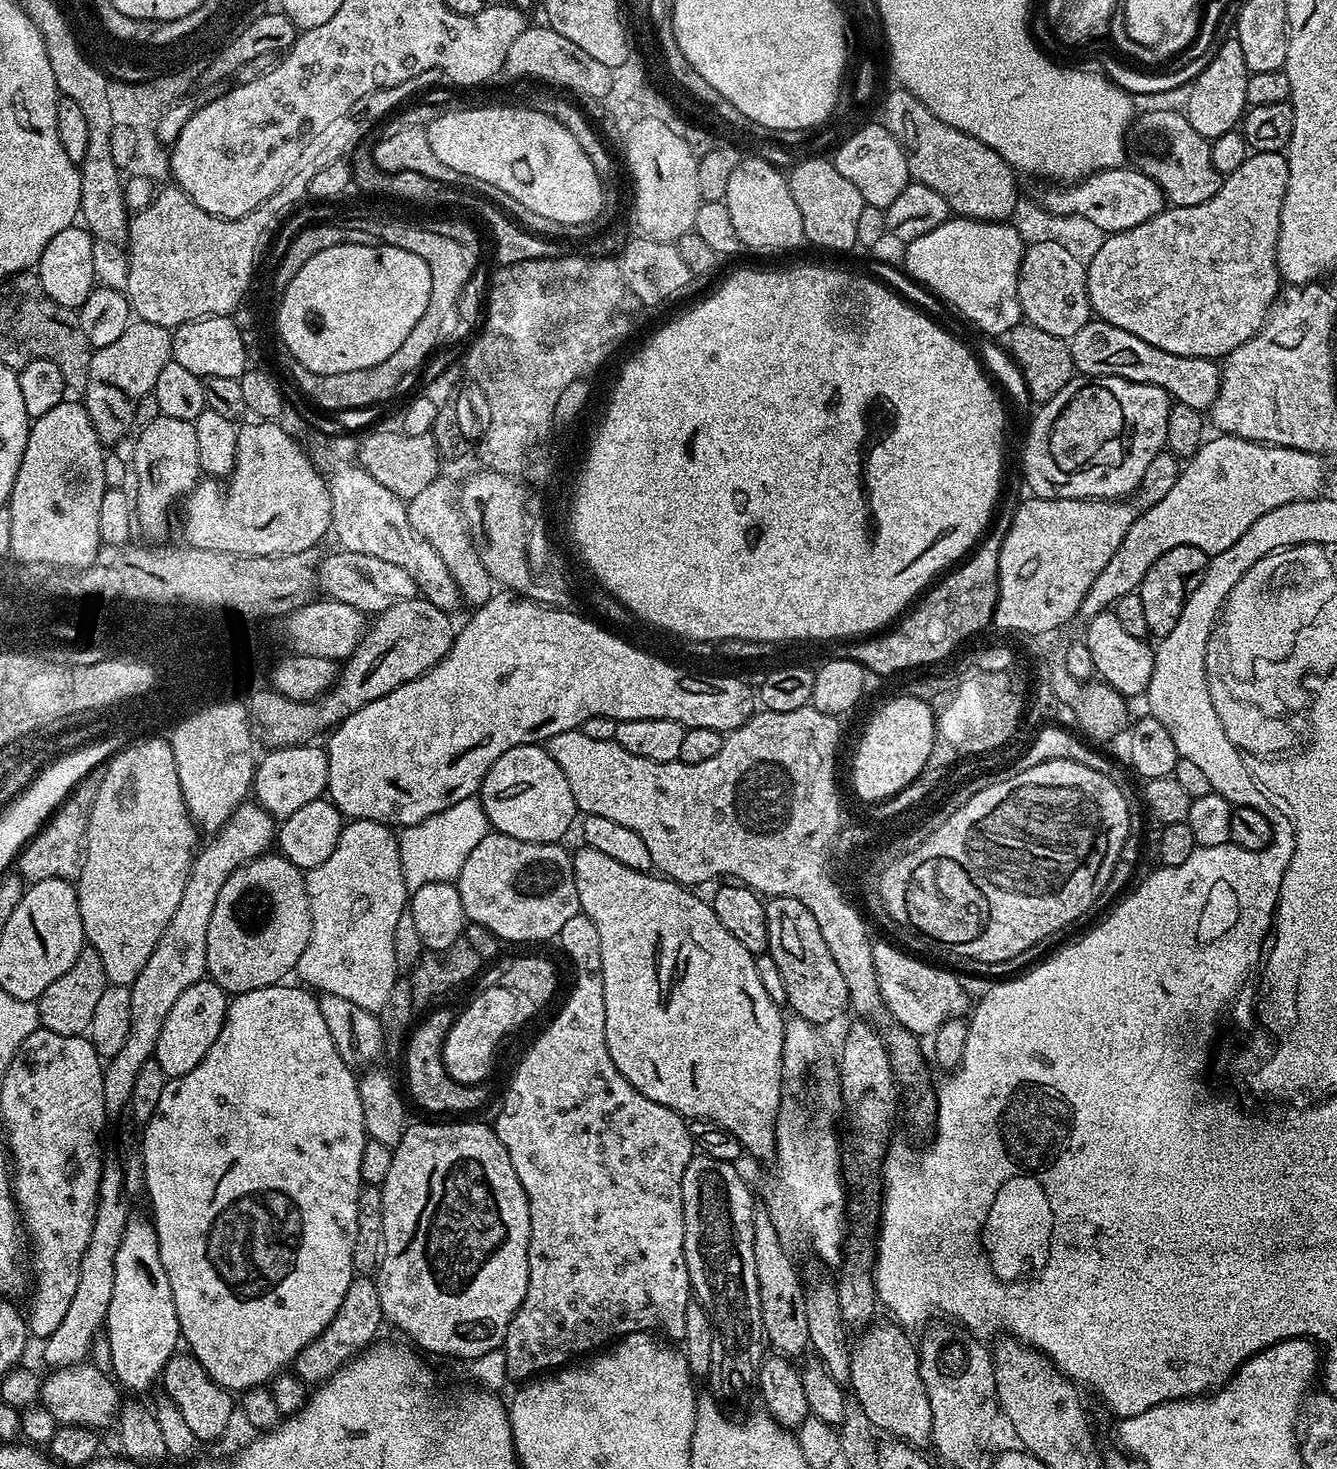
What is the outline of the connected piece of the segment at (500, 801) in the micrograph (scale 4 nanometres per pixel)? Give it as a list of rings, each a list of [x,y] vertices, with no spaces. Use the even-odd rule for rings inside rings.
[[[523,744],[522,746],[514,746],[510,750],[506,750],[506,754],[502,754],[502,758],[498,758],[498,762],[494,762],[494,766],[490,766],[490,770],[486,774],[483,784],[480,785],[478,793],[480,805],[484,808],[485,814],[488,816],[488,823],[493,829],[502,834],[506,834],[510,838],[518,838],[526,842],[534,842],[535,844],[554,844],[563,841],[564,835],[572,828],[576,816],[578,820],[578,809],[574,802],[574,794],[570,794],[570,782],[566,782],[566,774],[562,774],[562,766],[558,766],[558,762],[554,762],[554,758],[548,752],[547,747],[540,744]]]

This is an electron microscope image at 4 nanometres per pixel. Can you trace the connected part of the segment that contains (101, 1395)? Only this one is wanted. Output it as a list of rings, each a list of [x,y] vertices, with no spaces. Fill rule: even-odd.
[[[91,1362],[57,1367],[40,1381],[39,1403],[54,1414],[57,1425],[83,1425],[88,1429],[113,1427],[122,1403],[122,1392],[107,1371],[95,1368]]]

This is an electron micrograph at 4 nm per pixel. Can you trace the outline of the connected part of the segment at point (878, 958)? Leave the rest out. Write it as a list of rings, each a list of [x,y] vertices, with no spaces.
[[[876,942],[872,949],[880,993],[895,1023],[915,1033],[917,1037],[928,1038],[947,1020],[963,1017],[969,1011],[968,996],[954,973],[947,972],[944,968],[935,968],[924,960],[915,960],[914,957],[899,952],[892,944]]]

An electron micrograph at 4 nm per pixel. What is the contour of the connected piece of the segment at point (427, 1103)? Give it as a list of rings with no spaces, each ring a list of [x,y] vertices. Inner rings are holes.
[[[434,1008],[427,1013],[429,1016],[421,1024],[419,1021],[409,1032],[402,1049],[404,1072],[408,1075],[407,1095],[410,1100],[412,1095],[413,1102],[428,1112],[472,1112],[487,1102],[488,1092],[483,1083],[463,1084],[450,1078],[444,1065],[444,1043],[454,1026],[457,1013],[448,1008]]]

